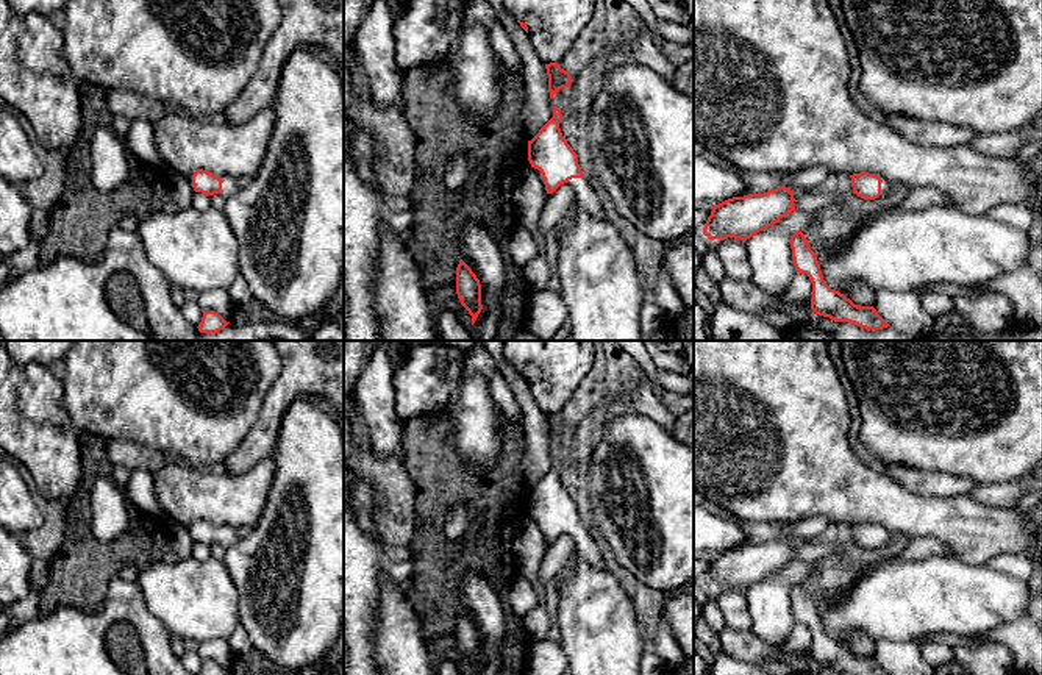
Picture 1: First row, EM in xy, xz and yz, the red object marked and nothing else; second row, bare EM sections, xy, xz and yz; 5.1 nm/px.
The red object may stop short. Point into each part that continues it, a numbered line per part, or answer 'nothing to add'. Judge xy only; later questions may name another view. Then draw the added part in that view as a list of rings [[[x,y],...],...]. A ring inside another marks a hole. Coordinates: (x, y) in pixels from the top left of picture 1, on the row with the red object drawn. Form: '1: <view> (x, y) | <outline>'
1: xy (228, 186) | [[[225,180],[222,183],[222,194],[228,195],[239,186],[239,180]]]

